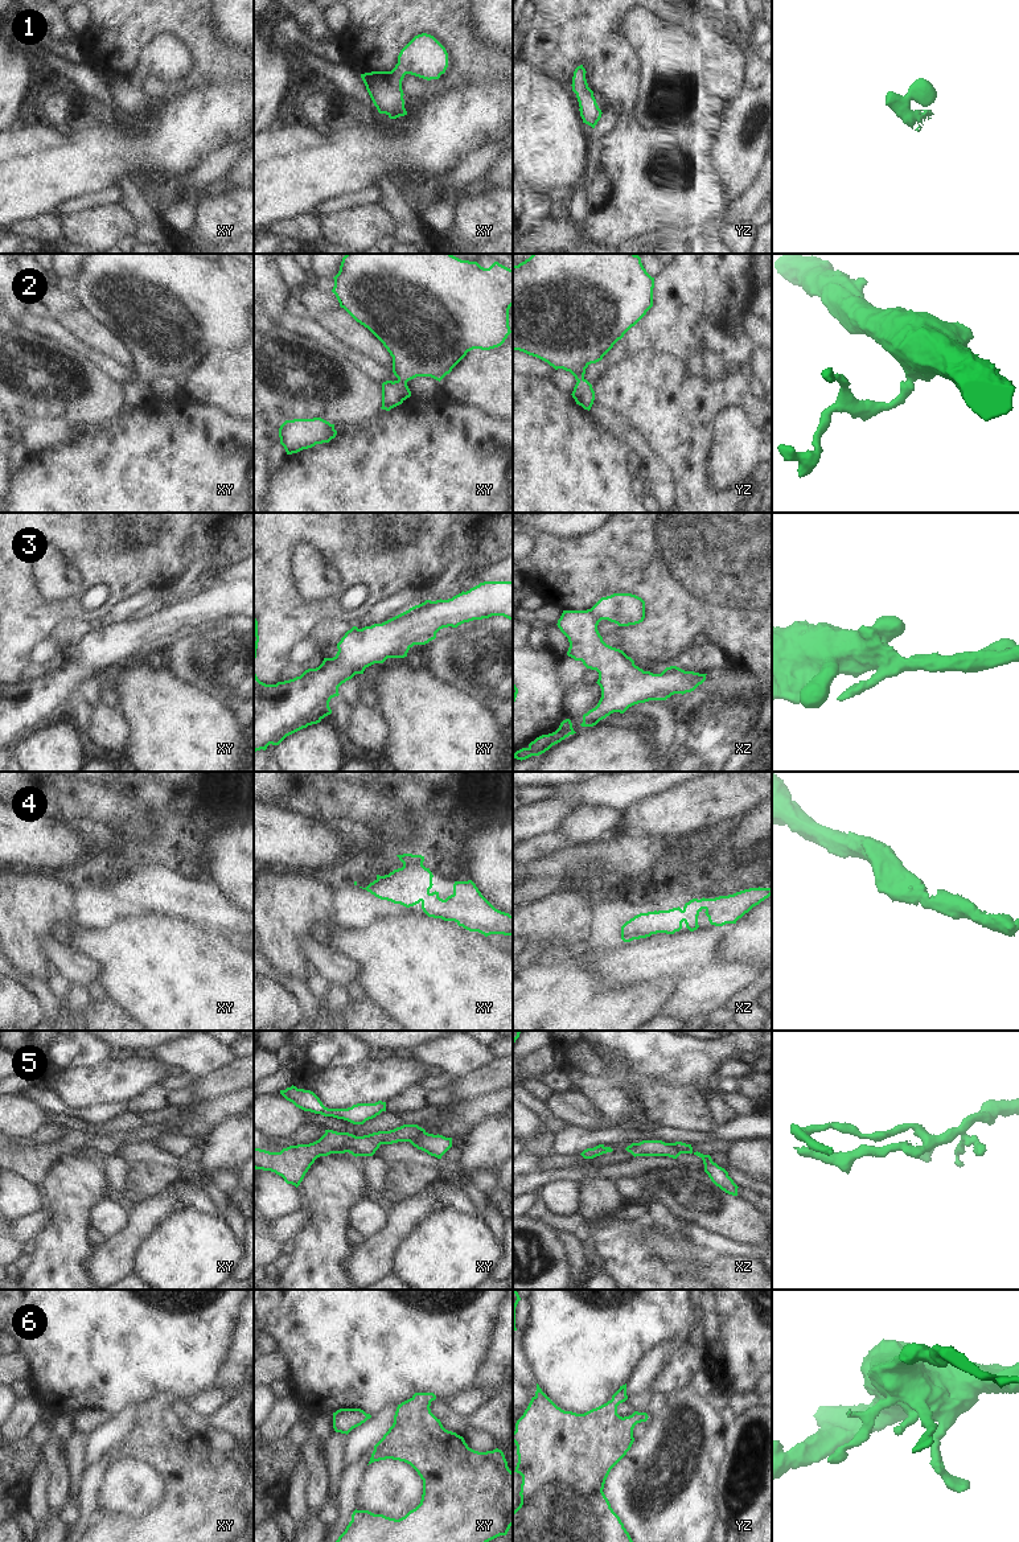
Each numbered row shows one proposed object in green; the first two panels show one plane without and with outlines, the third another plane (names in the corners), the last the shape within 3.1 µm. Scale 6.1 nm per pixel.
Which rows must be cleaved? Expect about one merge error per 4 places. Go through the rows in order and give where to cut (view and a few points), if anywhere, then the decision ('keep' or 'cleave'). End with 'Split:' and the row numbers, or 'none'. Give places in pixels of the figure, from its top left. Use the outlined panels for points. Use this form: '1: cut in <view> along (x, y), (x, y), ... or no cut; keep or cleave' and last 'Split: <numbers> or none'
1: no cut; keep
2: no cut; keep
3: no cut; keep
4: no cut; keep
5: cut in xy along (427, 1133), (420, 1133), (410, 1142); cleave
6: no cut; keep
Split: 5

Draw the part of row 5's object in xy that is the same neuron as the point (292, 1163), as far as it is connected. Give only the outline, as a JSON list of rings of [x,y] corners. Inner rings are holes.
[[[403,1124],[390,1131],[378,1131],[363,1136],[325,1130],[319,1140],[309,1144],[289,1146],[280,1152],[254,1148],[254,1168],[275,1172],[287,1184],[297,1188],[311,1165],[320,1156],[345,1152],[356,1157],[373,1156],[381,1144],[411,1142],[420,1134],[428,1132],[418,1124]]]

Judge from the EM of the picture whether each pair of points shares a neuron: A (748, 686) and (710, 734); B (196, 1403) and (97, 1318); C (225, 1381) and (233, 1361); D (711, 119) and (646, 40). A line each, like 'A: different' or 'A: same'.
A: same
B: different
C: same
D: same

